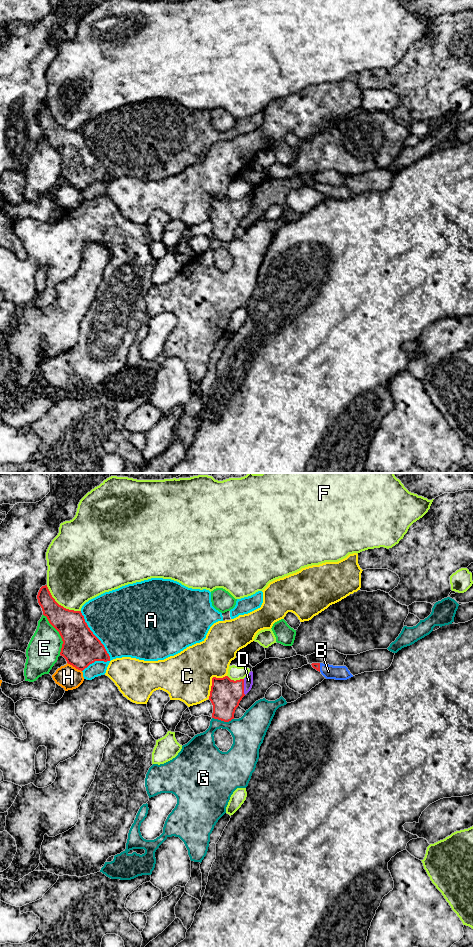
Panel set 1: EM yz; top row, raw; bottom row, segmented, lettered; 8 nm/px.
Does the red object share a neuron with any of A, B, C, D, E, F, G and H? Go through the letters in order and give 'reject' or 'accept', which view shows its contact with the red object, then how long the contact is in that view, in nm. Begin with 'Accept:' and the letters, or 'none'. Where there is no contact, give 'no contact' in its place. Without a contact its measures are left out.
Accept: B, D
A: reject | yz | 480 nm
B: accept | yz | 70 nm
C: reject | yz | 240 nm
D: accept | yz | 130 nm
E: reject | yz | 360 nm
F: reject | yz | 360 nm
G: reject | yz | 180 nm
H: reject | yz | 140 nm

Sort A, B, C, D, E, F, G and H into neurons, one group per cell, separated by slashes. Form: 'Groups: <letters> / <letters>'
Groups: A / B D / C / E / F / G / H

